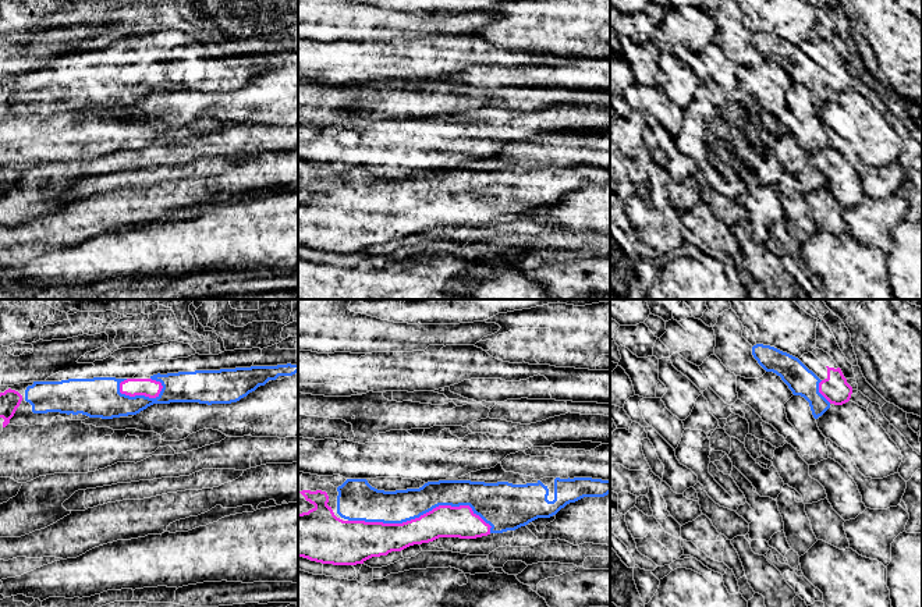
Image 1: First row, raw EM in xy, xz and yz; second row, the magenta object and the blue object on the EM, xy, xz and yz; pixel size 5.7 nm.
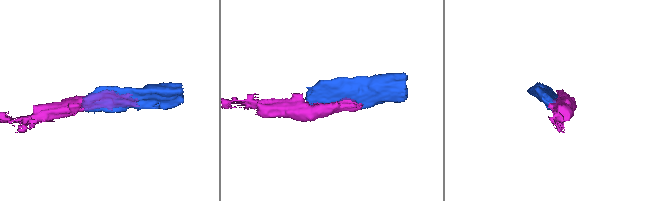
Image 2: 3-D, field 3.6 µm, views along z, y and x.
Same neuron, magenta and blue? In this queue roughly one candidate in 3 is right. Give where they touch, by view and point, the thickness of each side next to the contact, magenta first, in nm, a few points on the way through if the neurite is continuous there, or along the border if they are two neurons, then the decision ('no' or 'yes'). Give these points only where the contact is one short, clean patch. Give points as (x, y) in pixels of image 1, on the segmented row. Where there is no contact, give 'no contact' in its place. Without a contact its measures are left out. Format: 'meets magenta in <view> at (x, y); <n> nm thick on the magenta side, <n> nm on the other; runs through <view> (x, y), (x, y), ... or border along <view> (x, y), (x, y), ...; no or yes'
meets magenta in xz at (421, 515); 190 nm thick on the magenta side, 190 nm on the other; yes

